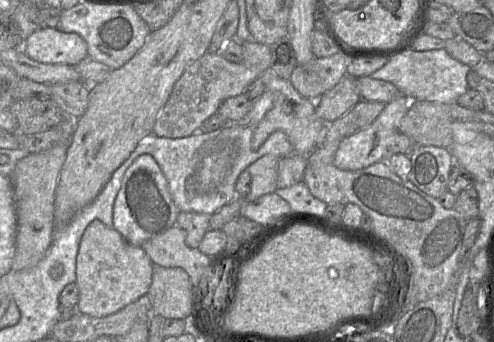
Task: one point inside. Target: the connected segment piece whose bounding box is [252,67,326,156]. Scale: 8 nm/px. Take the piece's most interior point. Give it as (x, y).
(293, 114)

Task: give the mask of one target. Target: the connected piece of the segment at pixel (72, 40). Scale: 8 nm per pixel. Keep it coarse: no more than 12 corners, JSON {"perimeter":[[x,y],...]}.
{"perimeter":[[47,27],[22,50],[47,64],[76,66],[88,56],[80,35]]}

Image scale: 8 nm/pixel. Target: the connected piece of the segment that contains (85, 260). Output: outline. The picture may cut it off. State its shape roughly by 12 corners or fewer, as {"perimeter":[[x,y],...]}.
{"perimeter":[[94,220],[76,259],[77,312],[105,317],[146,295],[142,246]]}

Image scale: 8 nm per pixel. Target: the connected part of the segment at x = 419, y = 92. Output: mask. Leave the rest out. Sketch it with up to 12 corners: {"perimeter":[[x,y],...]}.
{"perimeter":[[410,48],[369,77],[410,101],[453,103],[470,66],[445,48]]}

